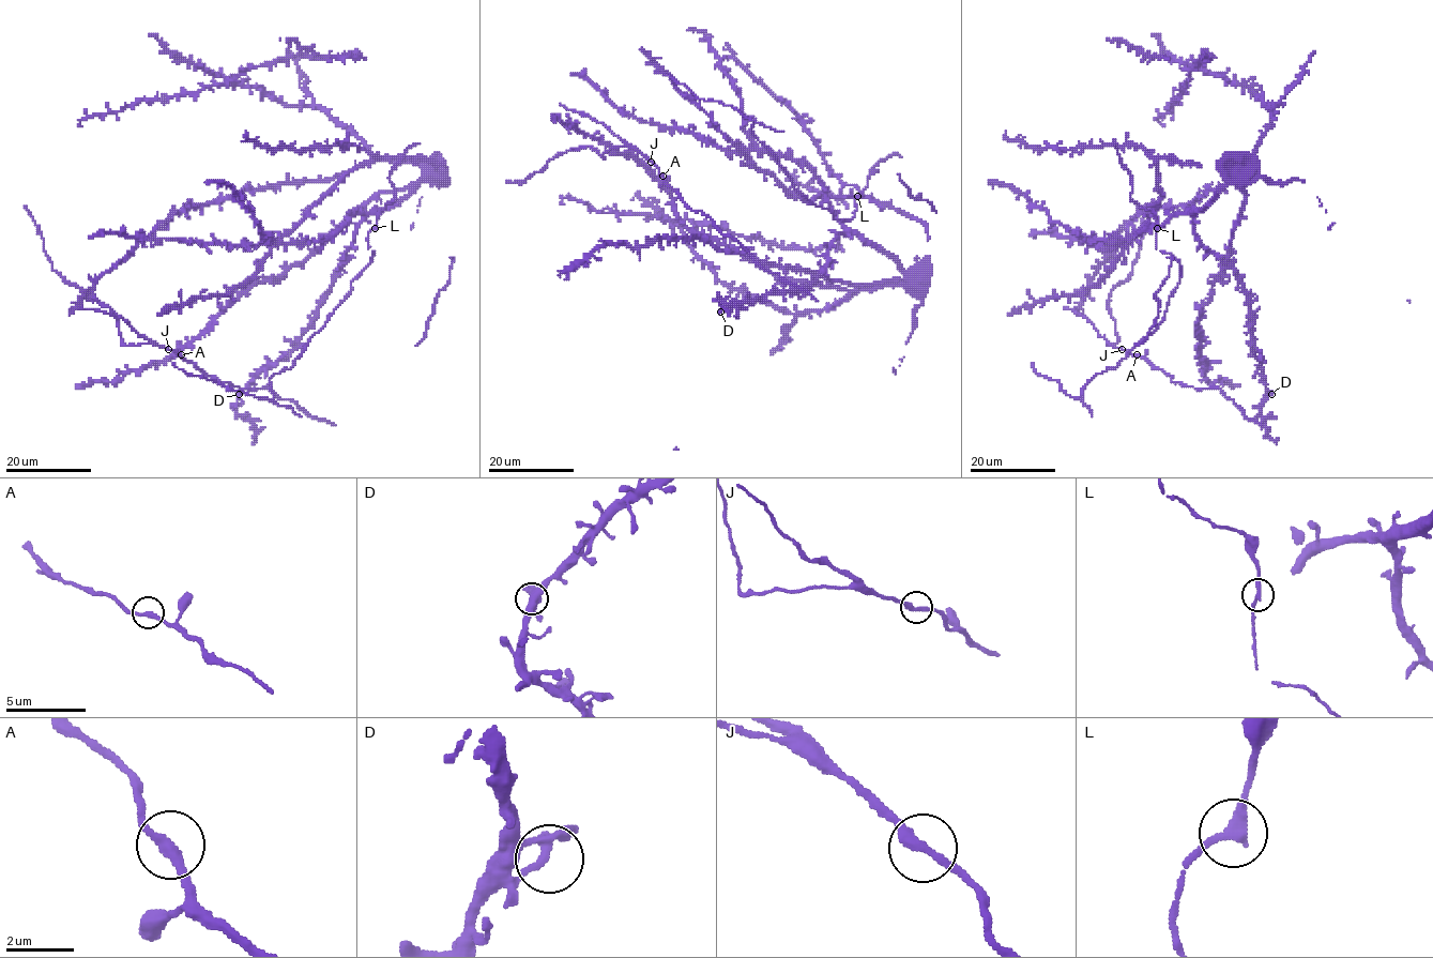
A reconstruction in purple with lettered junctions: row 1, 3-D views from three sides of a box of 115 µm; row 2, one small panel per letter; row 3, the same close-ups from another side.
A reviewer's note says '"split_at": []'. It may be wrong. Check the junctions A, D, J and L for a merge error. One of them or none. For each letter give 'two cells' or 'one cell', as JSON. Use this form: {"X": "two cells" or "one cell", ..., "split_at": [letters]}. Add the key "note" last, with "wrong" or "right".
{"A": "one cell", "D": "one cell", "J": "one cell", "L": "one cell", "split_at": [], "note": "right"}

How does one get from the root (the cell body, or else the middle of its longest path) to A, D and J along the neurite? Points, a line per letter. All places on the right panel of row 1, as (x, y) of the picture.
A: (1241, 181), (1208, 189), (1179, 207), (1139, 212), (1116, 236), (1083, 301), (1068, 307), (1109, 344), (1137, 354)
D: (1241, 181), (1249, 160), (1194, 214), (1194, 229), (1198, 240), (1241, 284), (1253, 352), (1271, 394)
J: (1241, 181), (1208, 189), (1179, 207), (1148, 208), (1121, 229), (1083, 301), (1068, 307), (1122, 349)

